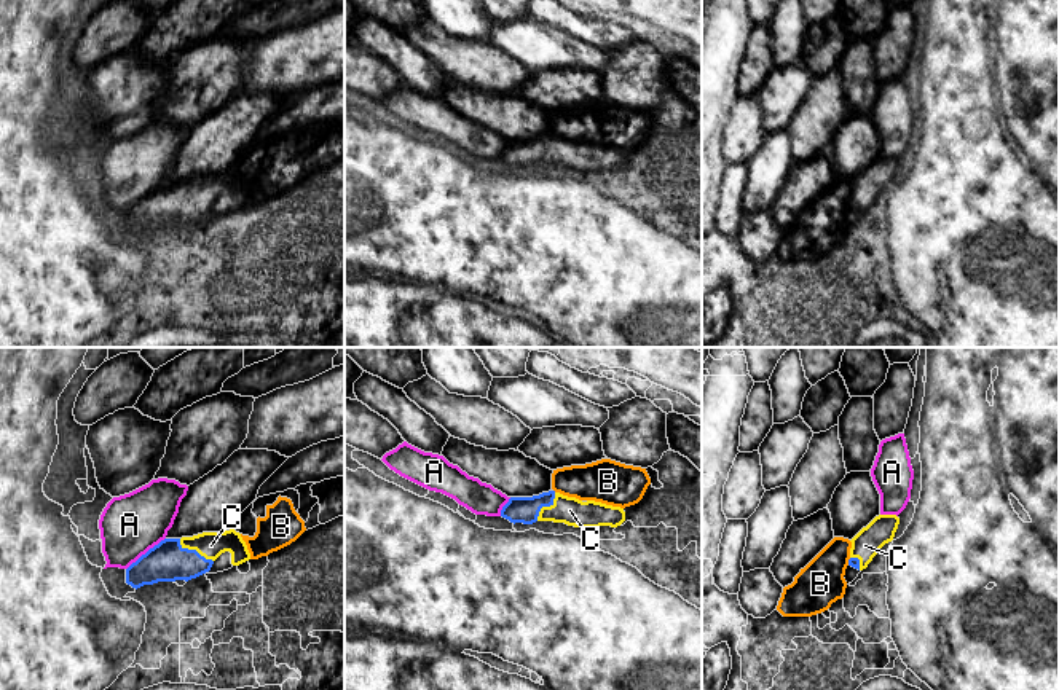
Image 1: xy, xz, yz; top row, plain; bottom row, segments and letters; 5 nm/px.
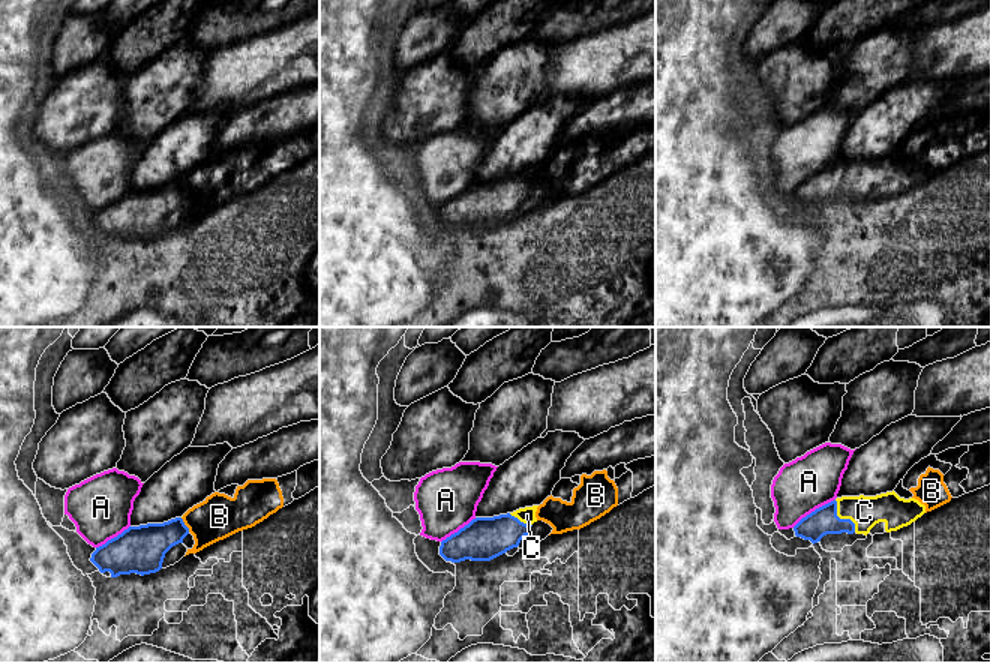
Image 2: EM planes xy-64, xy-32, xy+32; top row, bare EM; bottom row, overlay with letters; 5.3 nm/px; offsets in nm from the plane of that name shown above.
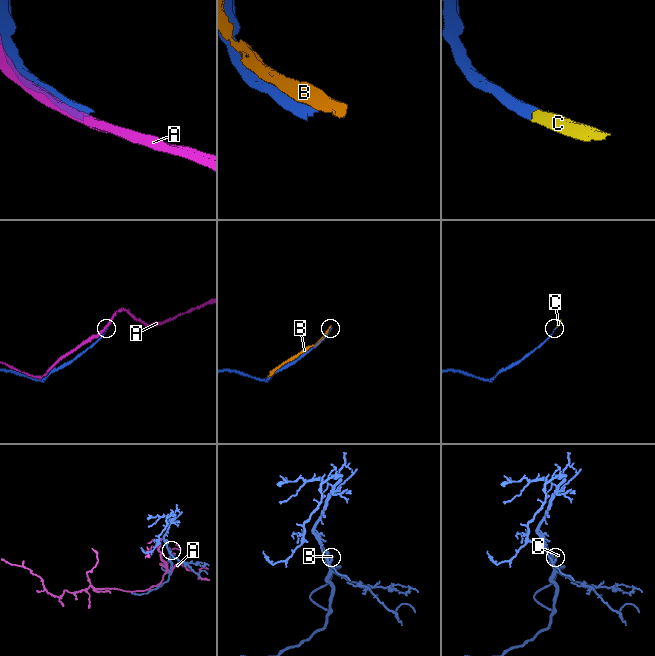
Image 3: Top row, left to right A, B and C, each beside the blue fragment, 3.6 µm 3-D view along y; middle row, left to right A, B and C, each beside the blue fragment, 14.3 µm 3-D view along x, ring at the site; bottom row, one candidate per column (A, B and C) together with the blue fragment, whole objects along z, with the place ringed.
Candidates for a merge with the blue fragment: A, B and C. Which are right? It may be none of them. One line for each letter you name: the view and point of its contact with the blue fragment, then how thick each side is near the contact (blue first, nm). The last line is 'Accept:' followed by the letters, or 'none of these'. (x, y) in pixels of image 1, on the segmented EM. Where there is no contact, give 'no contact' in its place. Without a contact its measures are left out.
C: meets blue in xy at (195, 550); 200 nm thick on the blue side, 140 nm on the other
Accept: C

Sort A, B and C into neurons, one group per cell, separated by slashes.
A / B / C

